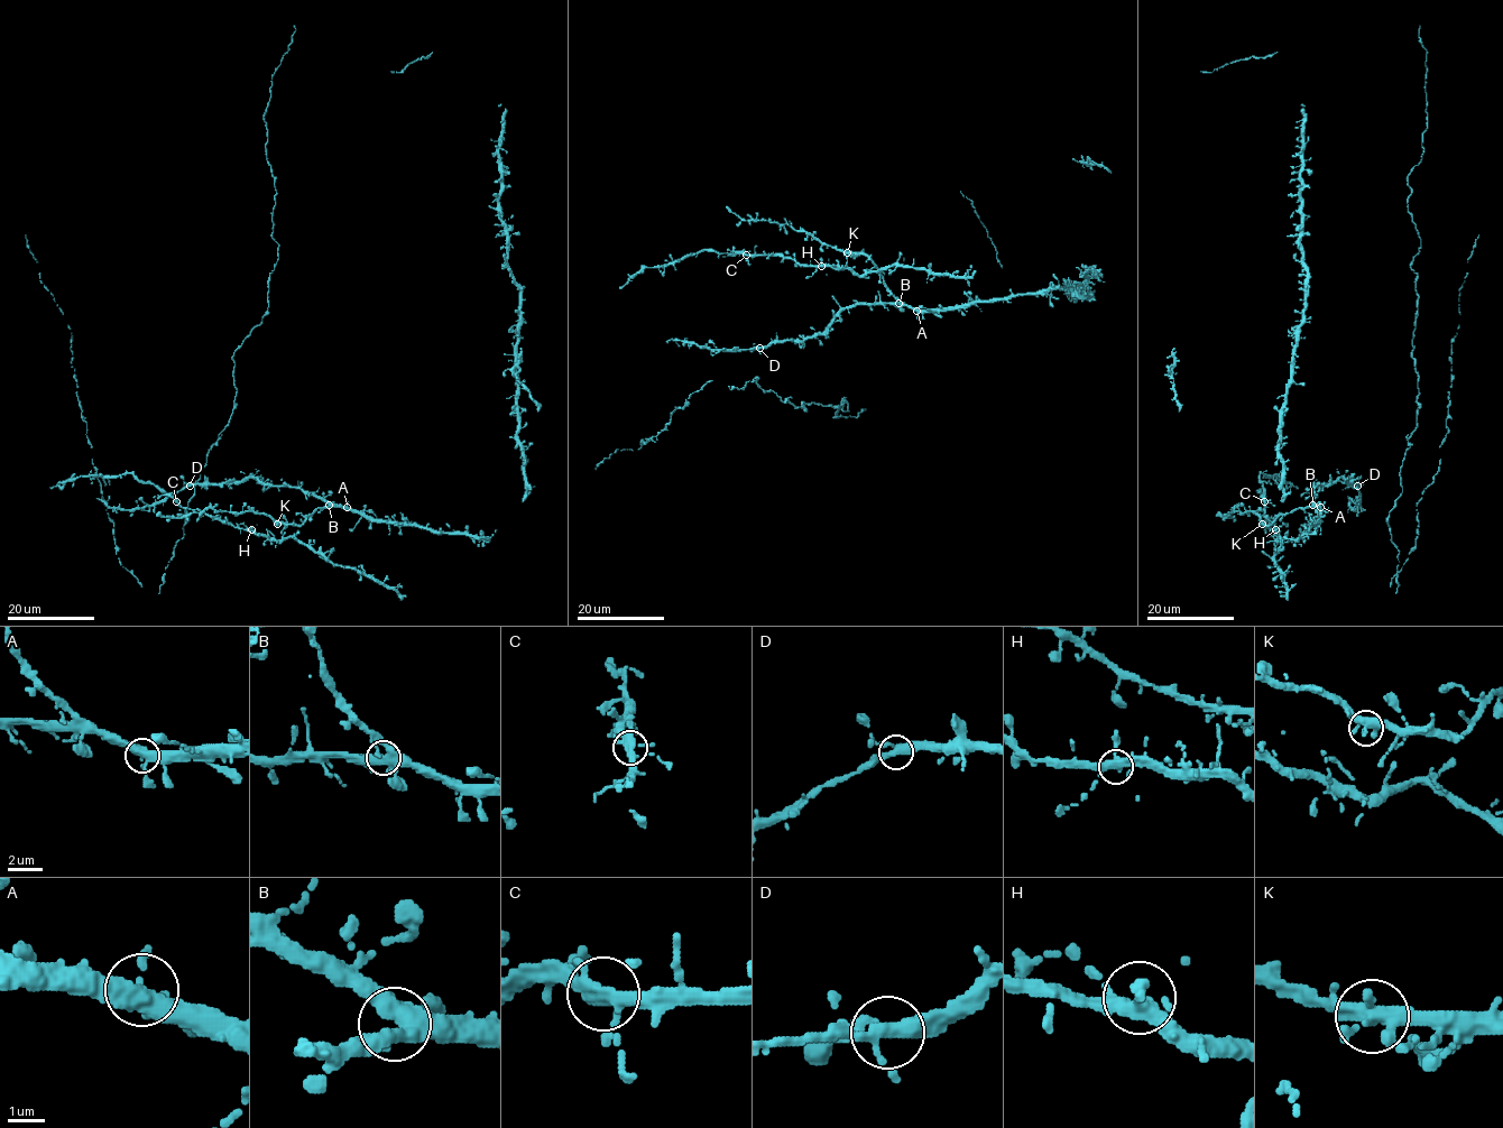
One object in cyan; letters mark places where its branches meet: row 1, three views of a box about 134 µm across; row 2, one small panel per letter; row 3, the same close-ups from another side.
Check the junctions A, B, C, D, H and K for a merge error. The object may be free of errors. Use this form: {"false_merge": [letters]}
{"false_merge": []}

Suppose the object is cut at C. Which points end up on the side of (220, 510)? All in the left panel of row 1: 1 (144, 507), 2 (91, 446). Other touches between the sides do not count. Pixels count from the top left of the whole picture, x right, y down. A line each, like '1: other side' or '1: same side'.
1: same side
2: same side

